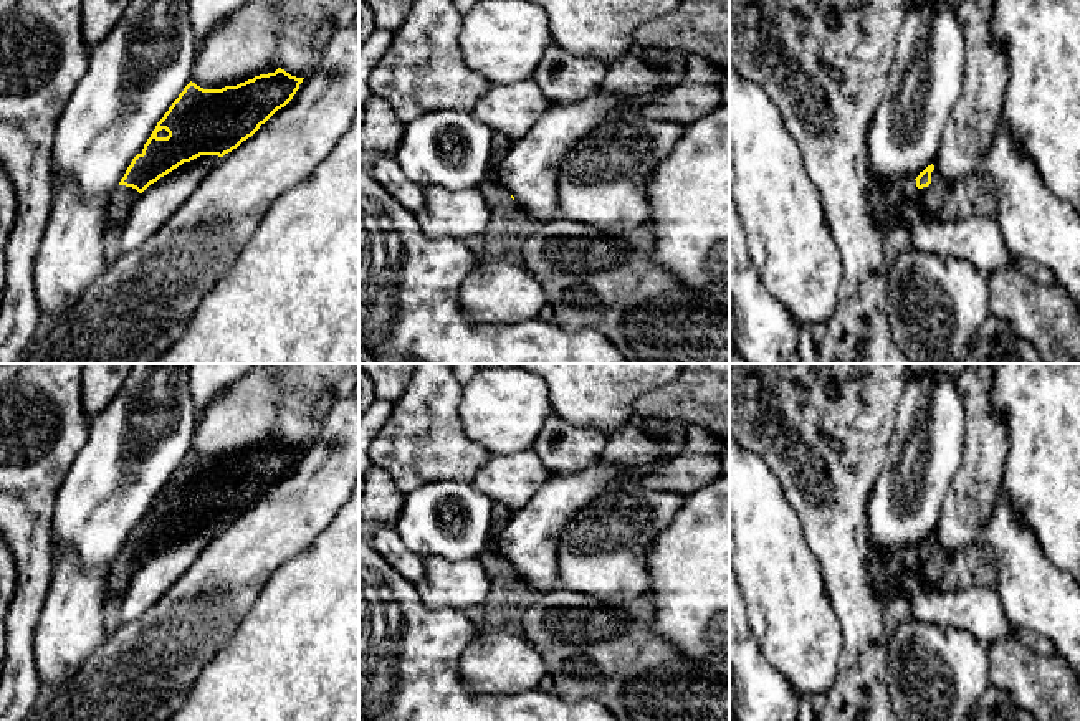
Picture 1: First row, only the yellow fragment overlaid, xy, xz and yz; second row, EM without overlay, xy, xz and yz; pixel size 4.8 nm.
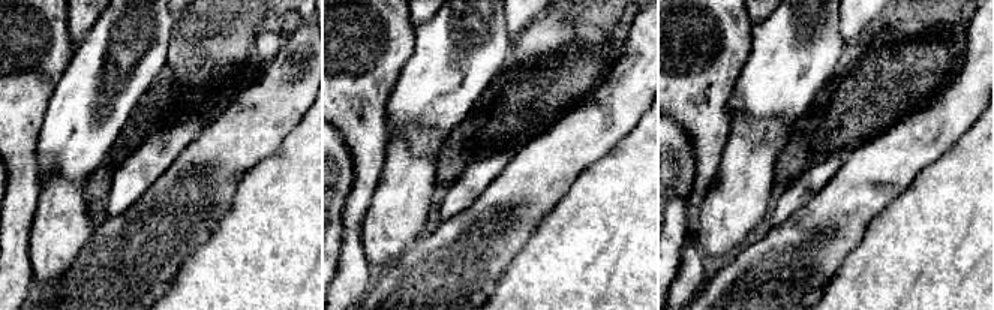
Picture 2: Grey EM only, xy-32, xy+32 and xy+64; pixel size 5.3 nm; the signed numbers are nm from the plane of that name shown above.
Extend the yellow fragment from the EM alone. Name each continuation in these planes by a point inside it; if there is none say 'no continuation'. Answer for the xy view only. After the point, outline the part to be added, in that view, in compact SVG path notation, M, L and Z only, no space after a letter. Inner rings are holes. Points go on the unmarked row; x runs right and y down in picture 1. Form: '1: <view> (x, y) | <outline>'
1: xy (123, 568) | M117 556L117 559L109 566L109 590L111 595L116 589L124 587L124 584L137 571L139 562L132 557Z

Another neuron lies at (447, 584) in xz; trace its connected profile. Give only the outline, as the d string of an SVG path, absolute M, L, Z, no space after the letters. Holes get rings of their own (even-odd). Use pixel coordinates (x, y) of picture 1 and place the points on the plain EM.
M423 559L425 574L415 584L422 604L430 610L455 609L465 612L486 607L491 579L478 559Z

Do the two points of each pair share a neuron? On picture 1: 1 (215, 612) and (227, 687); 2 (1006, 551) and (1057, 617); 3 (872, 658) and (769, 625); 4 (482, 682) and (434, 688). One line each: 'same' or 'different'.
1: different
2: same
3: different
4: different

